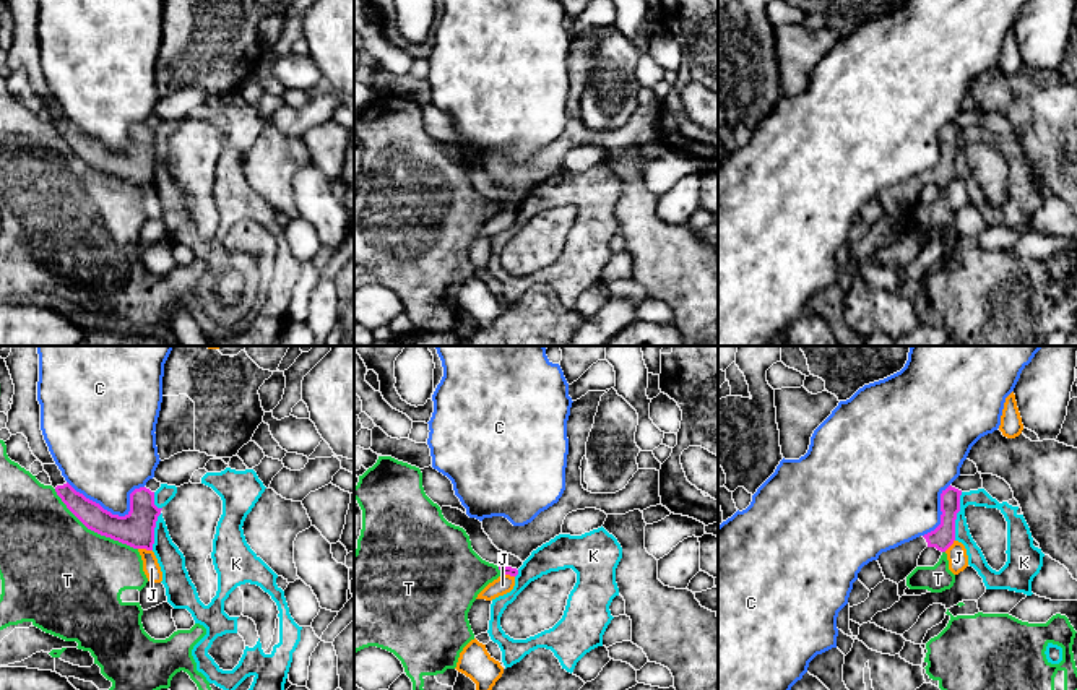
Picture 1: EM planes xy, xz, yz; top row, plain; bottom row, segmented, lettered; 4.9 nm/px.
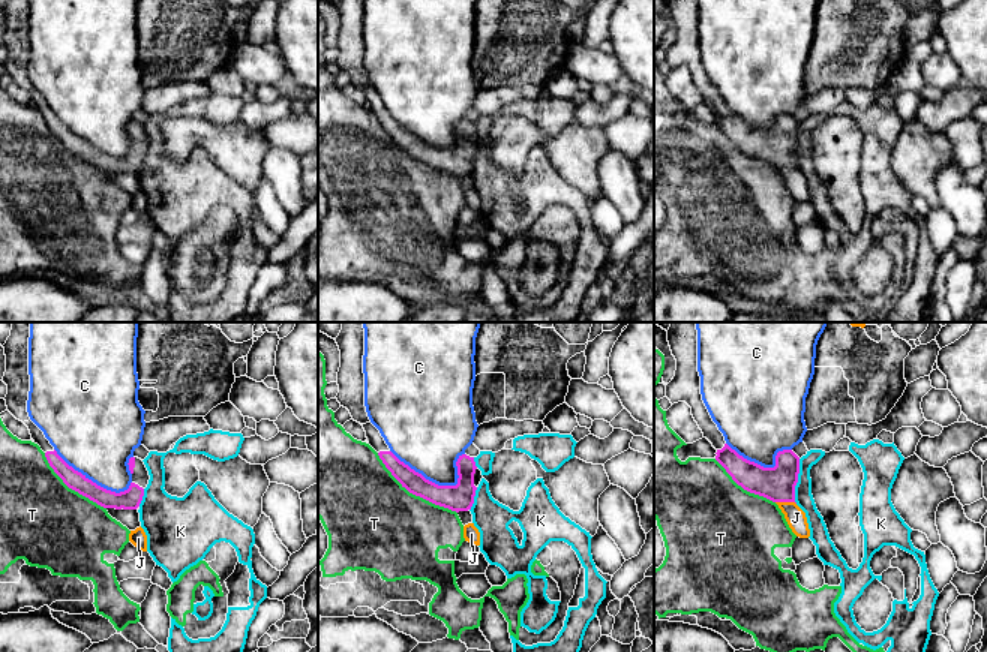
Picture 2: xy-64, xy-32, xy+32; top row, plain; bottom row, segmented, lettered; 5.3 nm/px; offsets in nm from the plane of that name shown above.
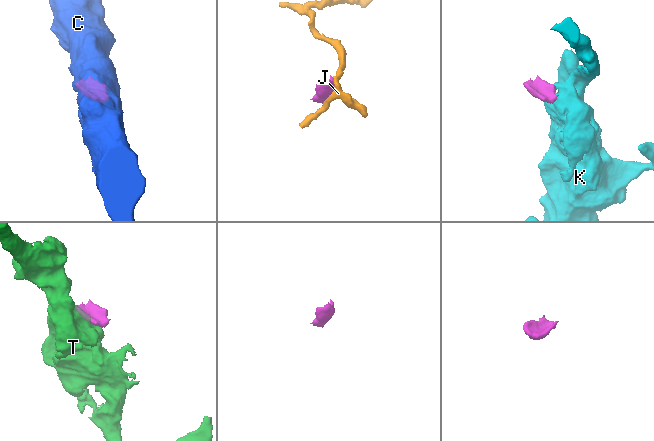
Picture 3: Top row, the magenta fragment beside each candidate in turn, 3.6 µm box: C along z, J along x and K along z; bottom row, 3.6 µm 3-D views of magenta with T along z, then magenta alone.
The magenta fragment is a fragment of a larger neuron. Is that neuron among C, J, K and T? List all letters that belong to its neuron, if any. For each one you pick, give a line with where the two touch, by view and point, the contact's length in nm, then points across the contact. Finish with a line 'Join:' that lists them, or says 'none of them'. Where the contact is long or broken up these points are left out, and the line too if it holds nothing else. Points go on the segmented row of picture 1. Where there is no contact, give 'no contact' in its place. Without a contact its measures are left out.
Join: none of them

